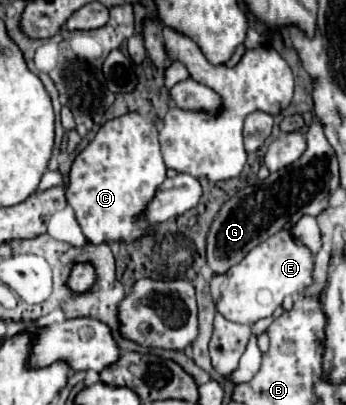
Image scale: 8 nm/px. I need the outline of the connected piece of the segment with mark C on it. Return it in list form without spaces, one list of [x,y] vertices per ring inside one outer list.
[[[125,113],[117,119],[107,121],[95,135],[95,139],[75,157],[71,171],[69,171],[69,181],[67,181],[67,203],[75,211],[75,219],[93,245],[105,243],[105,241],[133,241],[141,237],[143,233],[149,233],[147,227],[137,219],[139,211],[143,211],[149,201],[153,199],[157,187],[165,181],[165,163],[161,157],[161,147],[157,139],[157,127],[153,121],[141,117],[139,113]]]

